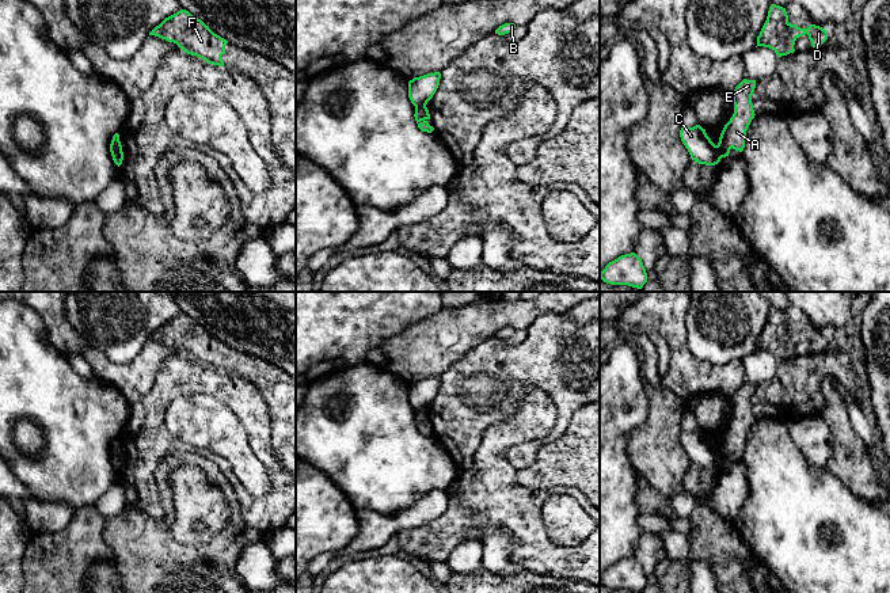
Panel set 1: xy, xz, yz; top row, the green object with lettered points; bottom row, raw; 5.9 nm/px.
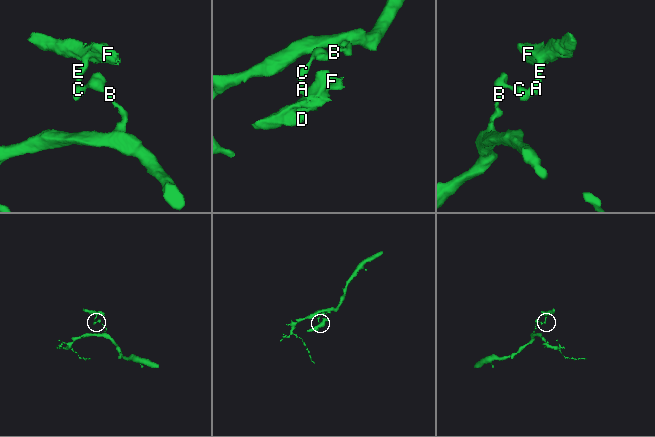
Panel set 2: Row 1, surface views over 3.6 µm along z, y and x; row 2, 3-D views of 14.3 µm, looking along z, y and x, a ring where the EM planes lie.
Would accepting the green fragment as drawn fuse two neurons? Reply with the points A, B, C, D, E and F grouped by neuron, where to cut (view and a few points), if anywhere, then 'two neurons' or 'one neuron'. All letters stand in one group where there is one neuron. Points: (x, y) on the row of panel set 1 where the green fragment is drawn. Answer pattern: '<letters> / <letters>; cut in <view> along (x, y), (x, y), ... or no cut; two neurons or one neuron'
A D E F / B C; cut in yz along (715, 145), (721, 158); two neurons

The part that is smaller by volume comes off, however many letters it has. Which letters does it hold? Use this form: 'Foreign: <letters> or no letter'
Foreign: A, D, E, F

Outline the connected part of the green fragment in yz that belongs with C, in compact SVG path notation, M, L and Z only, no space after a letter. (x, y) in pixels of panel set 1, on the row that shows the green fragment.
M700 125L681 128L680 137L692 160L705 166L715 166L720 161L716 145Z

